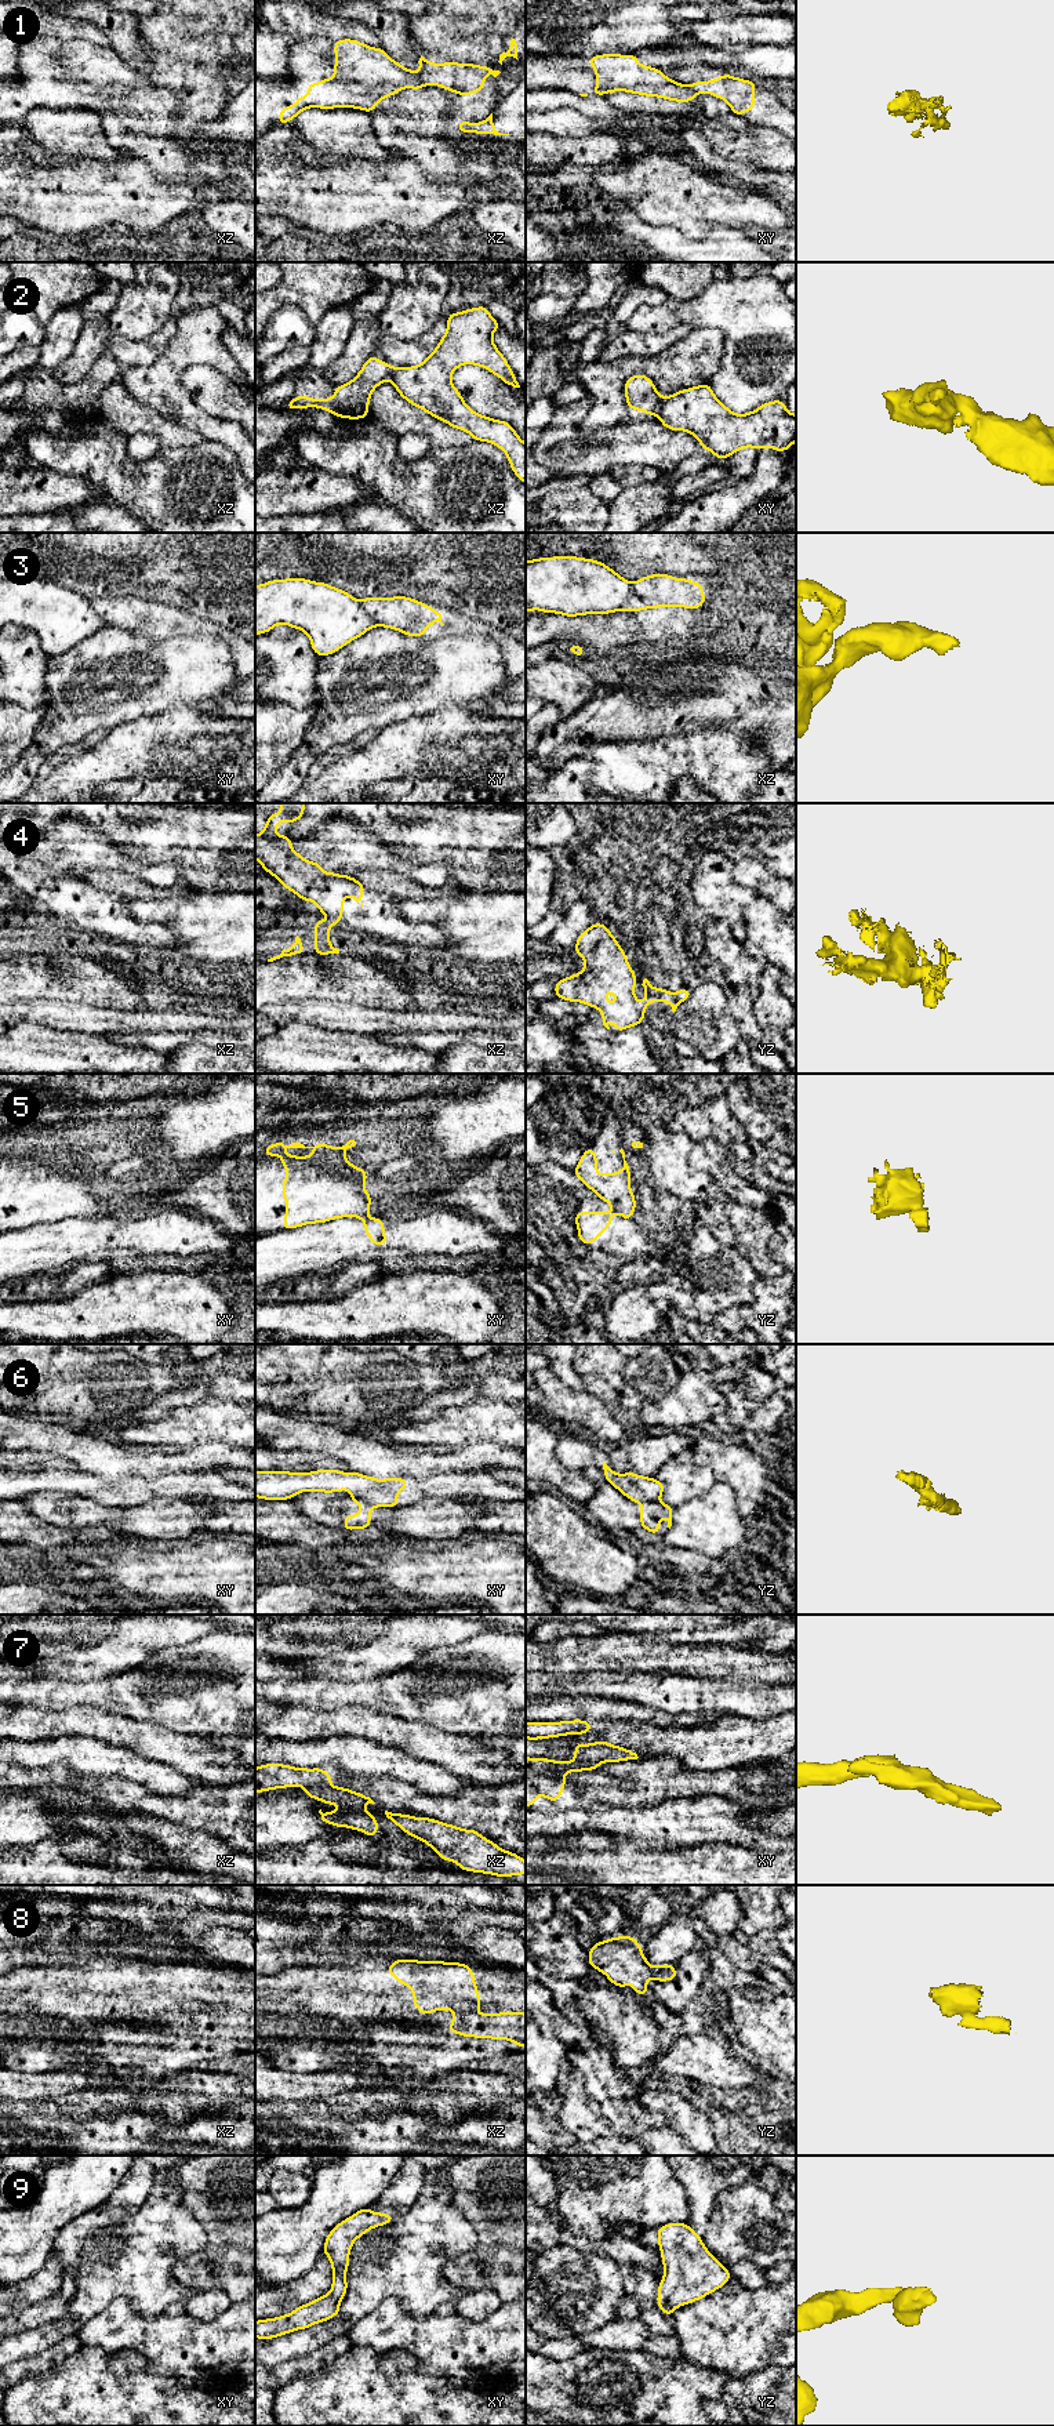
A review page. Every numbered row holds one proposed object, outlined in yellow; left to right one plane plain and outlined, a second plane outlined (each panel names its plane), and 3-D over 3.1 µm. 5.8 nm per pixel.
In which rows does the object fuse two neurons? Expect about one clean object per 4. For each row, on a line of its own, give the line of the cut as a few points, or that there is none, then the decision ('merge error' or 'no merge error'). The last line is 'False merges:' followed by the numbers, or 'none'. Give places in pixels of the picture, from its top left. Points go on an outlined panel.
1: cut xz (417, 75), (425, 84); merge error
2: cut xy (662, 398), (655, 414); merge error
3: cut xz (633, 584), (633, 592), (621, 609); merge error
4: cut xz (333, 918), (340, 922); merge error
5: cut xy (359, 1216), (363, 1217); merge error
6: cut xy (353, 1496), (375, 1506); merge error
7: cut xz (330, 1783), (305, 1787); merge error
8: cut none; no merge error
9: cut none; no merge error
False merges: 1, 2, 3, 4, 5, 6, 7

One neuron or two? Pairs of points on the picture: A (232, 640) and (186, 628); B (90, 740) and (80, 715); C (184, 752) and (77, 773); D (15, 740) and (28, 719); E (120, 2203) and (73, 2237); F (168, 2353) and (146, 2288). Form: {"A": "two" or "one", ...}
{"A": "one", "B": "two", "C": "one", "D": "one", "E": "one", "F": "two"}

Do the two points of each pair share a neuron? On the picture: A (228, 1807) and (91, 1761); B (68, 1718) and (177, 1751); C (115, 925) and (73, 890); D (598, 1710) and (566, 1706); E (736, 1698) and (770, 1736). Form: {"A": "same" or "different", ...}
{"A": "different", "B": "same", "C": "same", "D": "same", "E": "different"}

